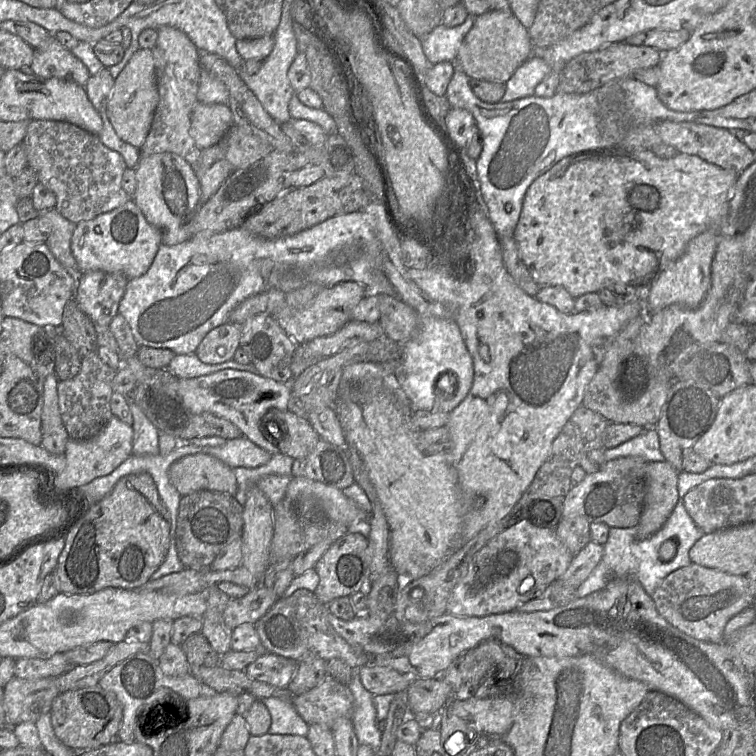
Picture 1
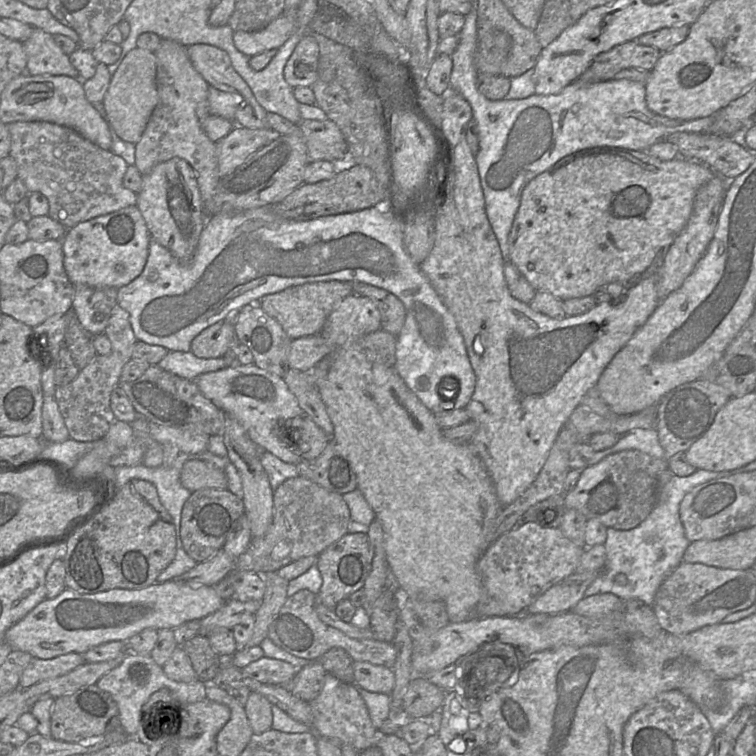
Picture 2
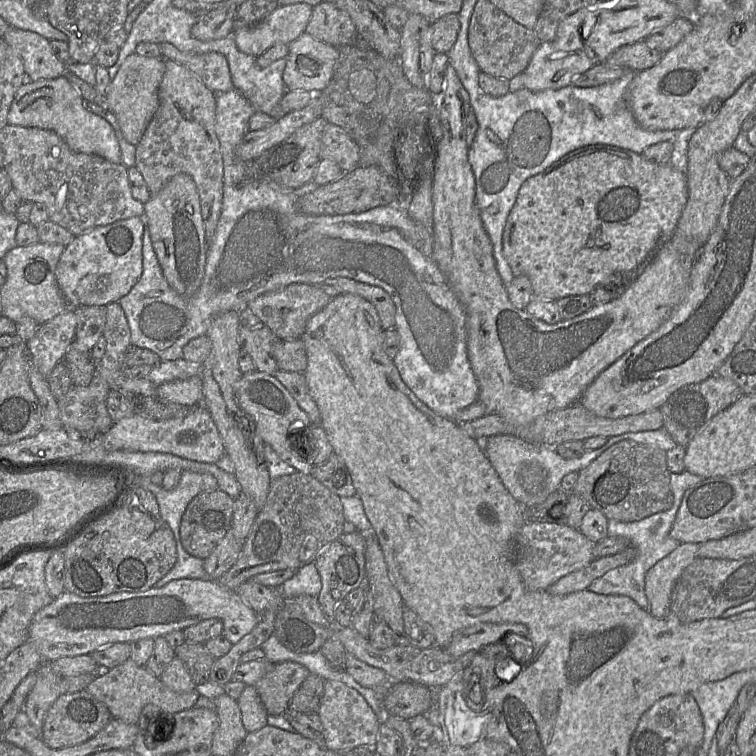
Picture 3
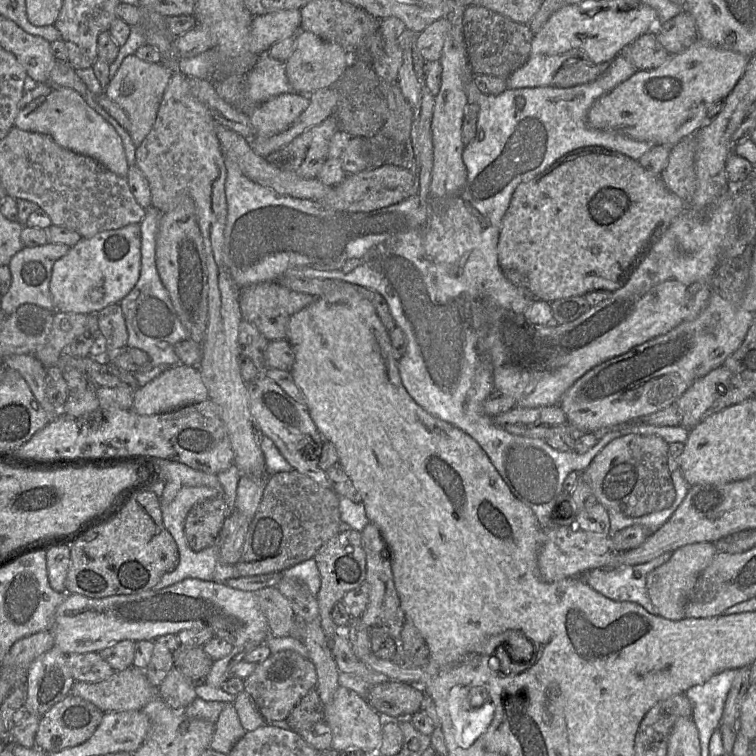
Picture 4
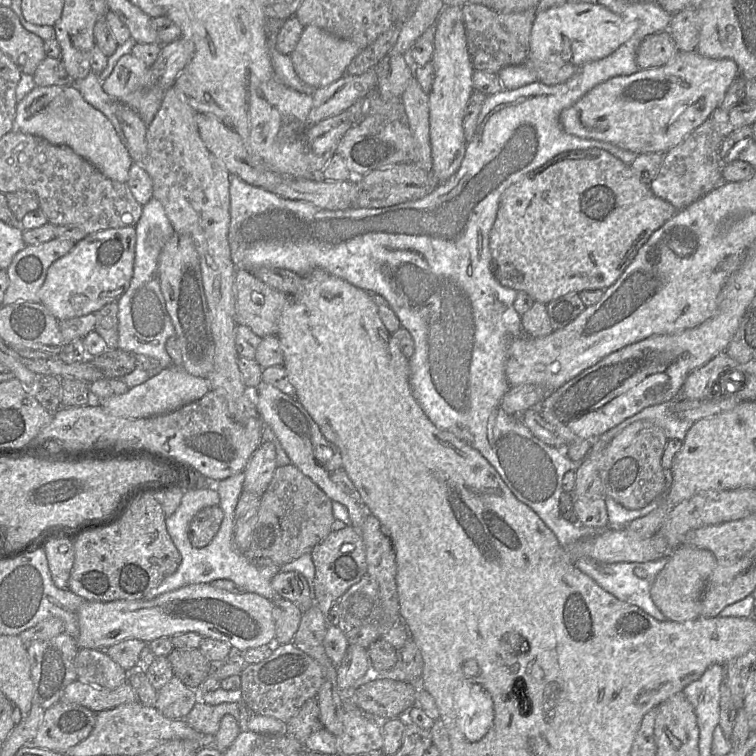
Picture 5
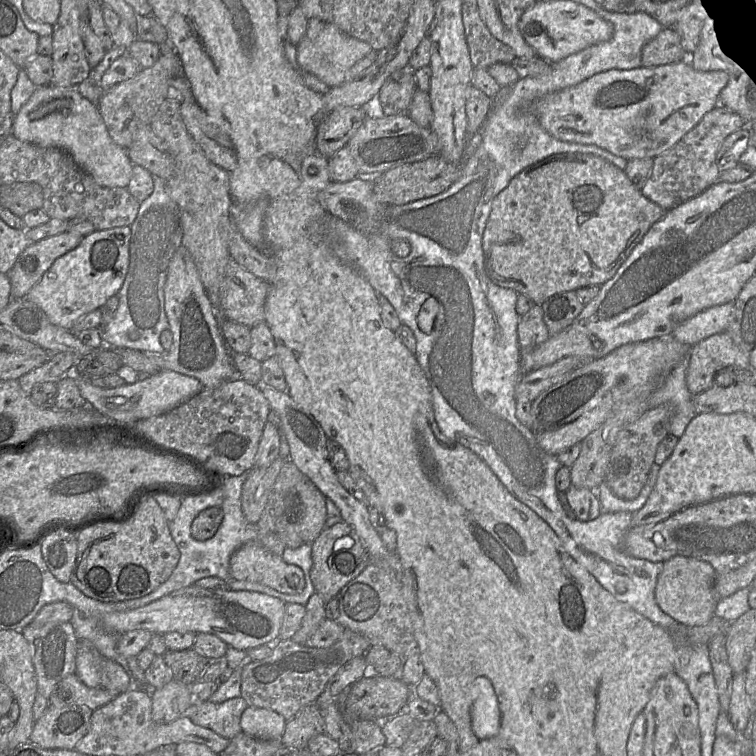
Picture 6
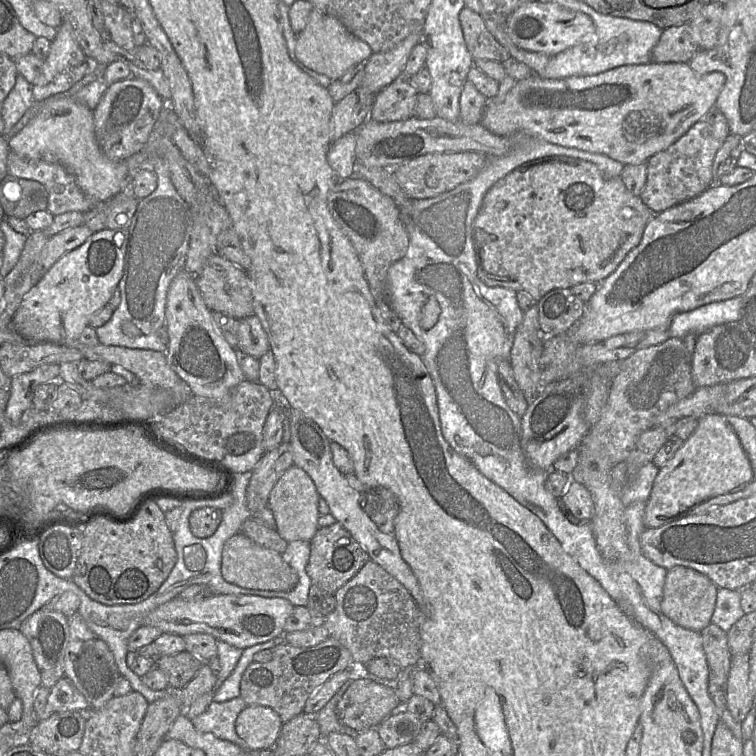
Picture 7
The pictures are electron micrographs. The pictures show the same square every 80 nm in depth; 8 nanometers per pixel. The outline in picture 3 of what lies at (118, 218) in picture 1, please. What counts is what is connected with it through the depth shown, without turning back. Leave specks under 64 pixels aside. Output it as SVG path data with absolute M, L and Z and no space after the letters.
M131 217L80 234L65 246L55 277L69 308L106 306L118 302L138 282L142 273L143 217Z

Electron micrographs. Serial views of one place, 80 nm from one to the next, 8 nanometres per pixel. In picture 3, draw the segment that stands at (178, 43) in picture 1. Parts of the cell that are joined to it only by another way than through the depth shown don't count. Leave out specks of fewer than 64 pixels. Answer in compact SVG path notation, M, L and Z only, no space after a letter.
M165 59L165 73L158 89L159 106L136 144L135 151L135 167L143 176L151 195L157 194L176 174L184 173L193 179L199 195L207 245L215 233L223 198L223 161L215 127L215 95L185 66Z

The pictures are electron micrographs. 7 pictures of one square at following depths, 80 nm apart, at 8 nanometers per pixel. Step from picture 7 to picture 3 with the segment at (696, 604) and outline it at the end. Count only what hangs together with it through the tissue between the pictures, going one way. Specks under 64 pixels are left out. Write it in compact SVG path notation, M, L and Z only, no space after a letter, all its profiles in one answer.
M697 543L680 544L647 572L645 592L654 617L667 619L671 616L674 587L683 571L698 558L698 548Z

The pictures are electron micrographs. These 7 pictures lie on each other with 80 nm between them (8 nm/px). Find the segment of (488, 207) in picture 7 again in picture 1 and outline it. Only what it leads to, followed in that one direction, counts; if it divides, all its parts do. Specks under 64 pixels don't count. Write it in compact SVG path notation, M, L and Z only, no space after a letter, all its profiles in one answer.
M620 149L597 150L567 156L544 174L537 177L528 187L519 220L514 230L514 239L520 255L534 280L543 286L557 285L565 288L573 298L591 292L599 292L610 285L628 285L648 290L651 283L685 251L688 243L707 230L716 230L723 225L728 213L738 174L709 163L696 155L677 153L672 158L660 158L651 150L623 151Z

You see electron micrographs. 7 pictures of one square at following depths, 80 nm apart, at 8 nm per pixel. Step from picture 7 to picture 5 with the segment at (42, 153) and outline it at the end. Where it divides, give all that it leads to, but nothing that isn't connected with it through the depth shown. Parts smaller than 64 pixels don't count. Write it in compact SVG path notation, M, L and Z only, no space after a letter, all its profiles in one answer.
M75 86L35 87L17 103L12 131L38 136L53 145L68 146L107 178L126 183L133 163L111 122L87 103Z

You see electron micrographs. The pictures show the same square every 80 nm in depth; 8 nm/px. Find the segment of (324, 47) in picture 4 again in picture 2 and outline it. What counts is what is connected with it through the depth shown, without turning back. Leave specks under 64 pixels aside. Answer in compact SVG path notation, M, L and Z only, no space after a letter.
M306 34L296 45L284 67L284 78L292 87L311 87L318 78L319 46Z

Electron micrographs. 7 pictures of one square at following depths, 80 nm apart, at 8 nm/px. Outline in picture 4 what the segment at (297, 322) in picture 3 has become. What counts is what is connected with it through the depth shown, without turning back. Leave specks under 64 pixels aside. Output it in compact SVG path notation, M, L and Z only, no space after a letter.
M263 282L243 287L239 291L239 307L242 319L253 324L269 341L285 339L290 317L315 300L310 294L292 291L278 282Z

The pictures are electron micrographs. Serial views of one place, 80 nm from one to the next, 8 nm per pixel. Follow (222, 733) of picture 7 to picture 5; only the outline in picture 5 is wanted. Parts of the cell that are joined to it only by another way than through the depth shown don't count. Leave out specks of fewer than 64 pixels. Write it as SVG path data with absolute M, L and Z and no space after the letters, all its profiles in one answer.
M198 699L192 710L187 714L184 720L195 730L205 734L206 736L214 736L220 727L220 721L223 716L230 714L237 720L239 727L240 726L240 718L242 714L242 706L243 703L221 703L218 705L210 705L203 702L201 699Z

